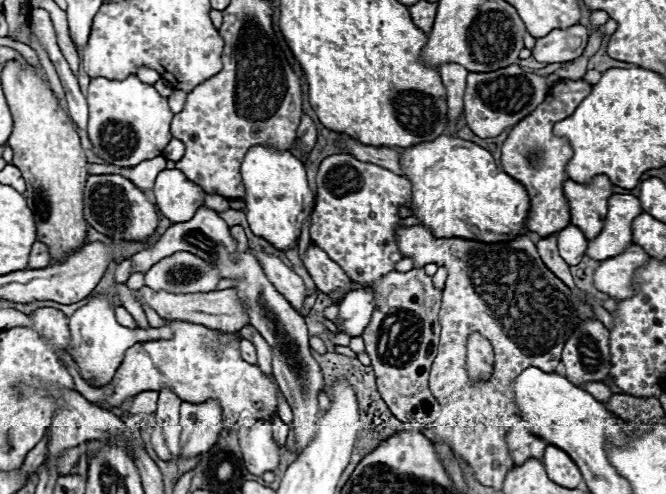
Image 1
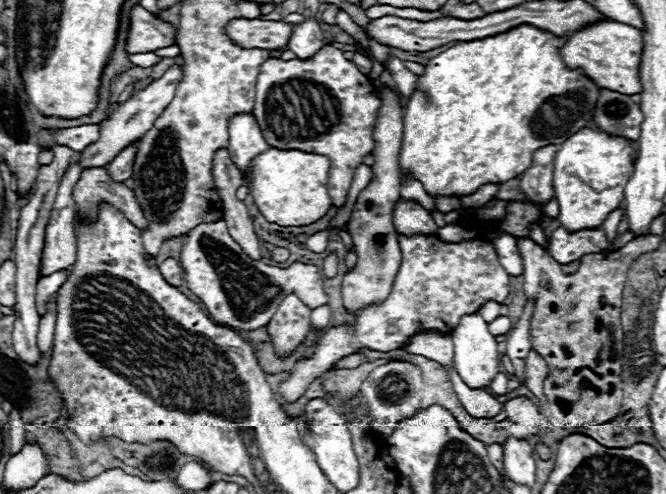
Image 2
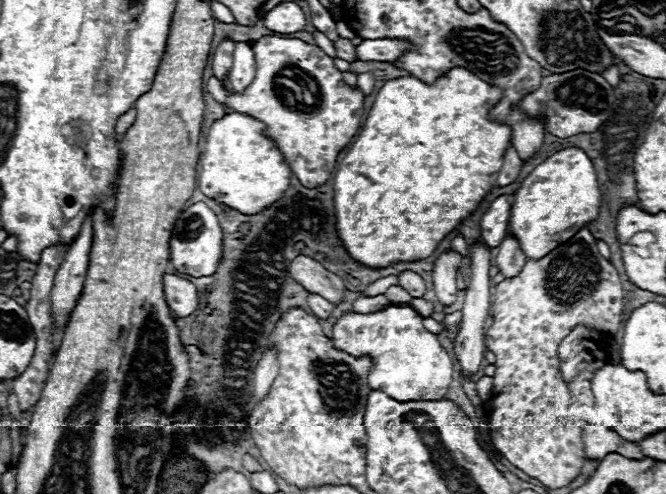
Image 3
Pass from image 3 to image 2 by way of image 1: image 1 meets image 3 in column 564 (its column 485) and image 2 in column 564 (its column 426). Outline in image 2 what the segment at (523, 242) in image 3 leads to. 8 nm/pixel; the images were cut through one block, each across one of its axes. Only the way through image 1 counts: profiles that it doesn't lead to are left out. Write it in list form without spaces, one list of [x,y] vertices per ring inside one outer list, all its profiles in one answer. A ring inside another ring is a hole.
[[[582,128],[572,134],[554,156],[554,198],[560,206],[558,220],[568,232],[598,228],[624,200],[624,186],[634,172],[632,142],[602,130]]]

